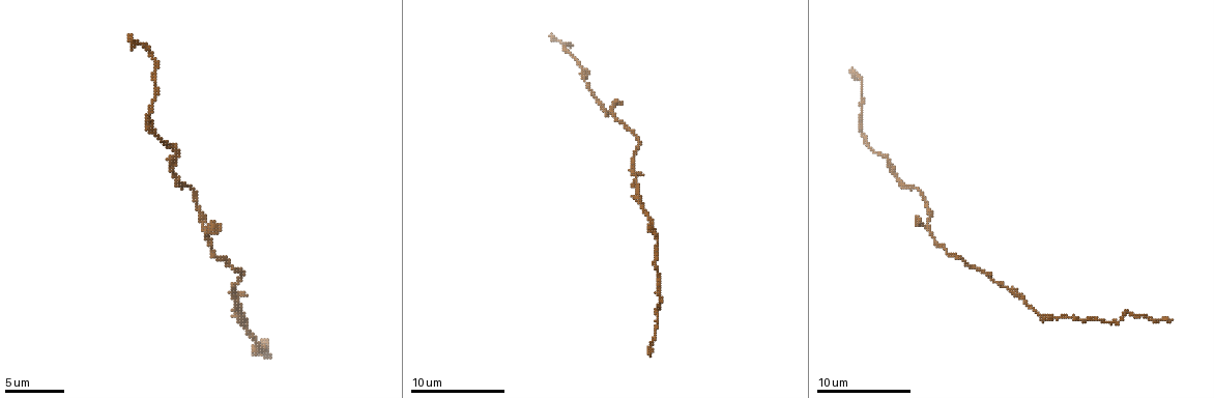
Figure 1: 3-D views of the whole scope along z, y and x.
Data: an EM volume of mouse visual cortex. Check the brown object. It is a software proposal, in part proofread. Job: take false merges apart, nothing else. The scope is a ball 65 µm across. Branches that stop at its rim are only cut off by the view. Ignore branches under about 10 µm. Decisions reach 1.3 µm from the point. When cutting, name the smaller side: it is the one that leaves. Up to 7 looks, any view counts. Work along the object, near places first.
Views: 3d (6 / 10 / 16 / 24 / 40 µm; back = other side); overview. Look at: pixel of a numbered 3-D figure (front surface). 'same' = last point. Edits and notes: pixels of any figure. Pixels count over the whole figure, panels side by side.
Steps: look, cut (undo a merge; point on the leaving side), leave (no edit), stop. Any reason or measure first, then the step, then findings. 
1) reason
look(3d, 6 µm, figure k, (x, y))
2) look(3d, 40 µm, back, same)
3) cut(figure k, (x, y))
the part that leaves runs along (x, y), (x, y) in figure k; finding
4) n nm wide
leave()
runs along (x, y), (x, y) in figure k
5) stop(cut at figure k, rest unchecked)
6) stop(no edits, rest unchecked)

sudden change in width
look(3d, 16 µm, figure 1, (649, 221))

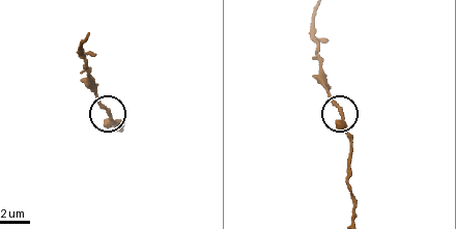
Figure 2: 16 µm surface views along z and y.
leave()
continuous, no second neuron

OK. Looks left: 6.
calibre changes
look(3d, 10 µm, figure 1, (610, 112))

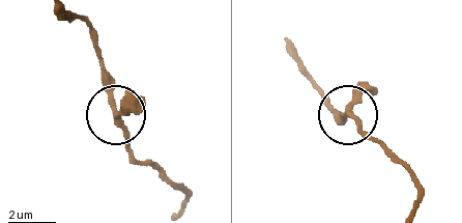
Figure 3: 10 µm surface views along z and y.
look(3d, 10 µm, back, figure 3, (117, 116))

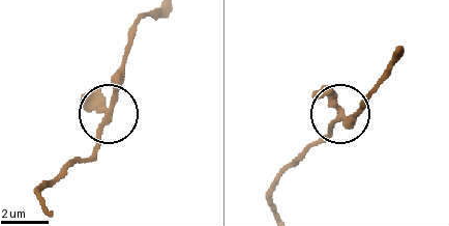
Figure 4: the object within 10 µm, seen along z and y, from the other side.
3 arms
leave()
runs along (52, 181), (95, 146), (127, 53) in figure 4; continuous, no second neuron

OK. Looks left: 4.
thick turns thin
look(3d, 10 µm, figure 1, (188, 187))

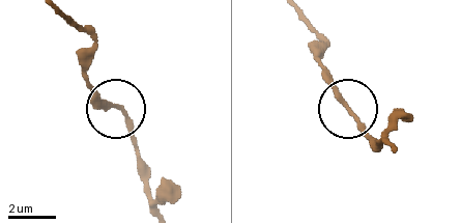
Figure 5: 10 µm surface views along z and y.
leave()
runs along (392, 147), (368, 136), (320, 64) in figure 5; one neuron here

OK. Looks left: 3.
calibre changes
look(3d, 10 µm, figure 1, (885, 158))

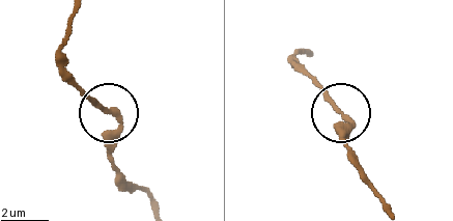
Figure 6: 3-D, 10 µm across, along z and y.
look(3d, 6 µm, figure 6, (114, 115))

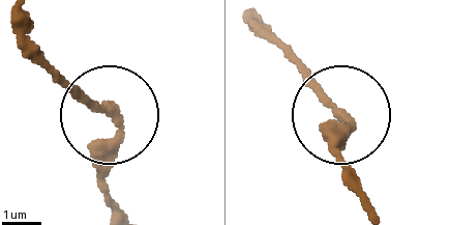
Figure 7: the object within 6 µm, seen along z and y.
230 nm wide
leave()
runs along (121, 207), (104, 178), (104, 118), (29, 52) in figure 7; all the same neuron

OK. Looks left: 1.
stop(no edits, rest unchecked)

